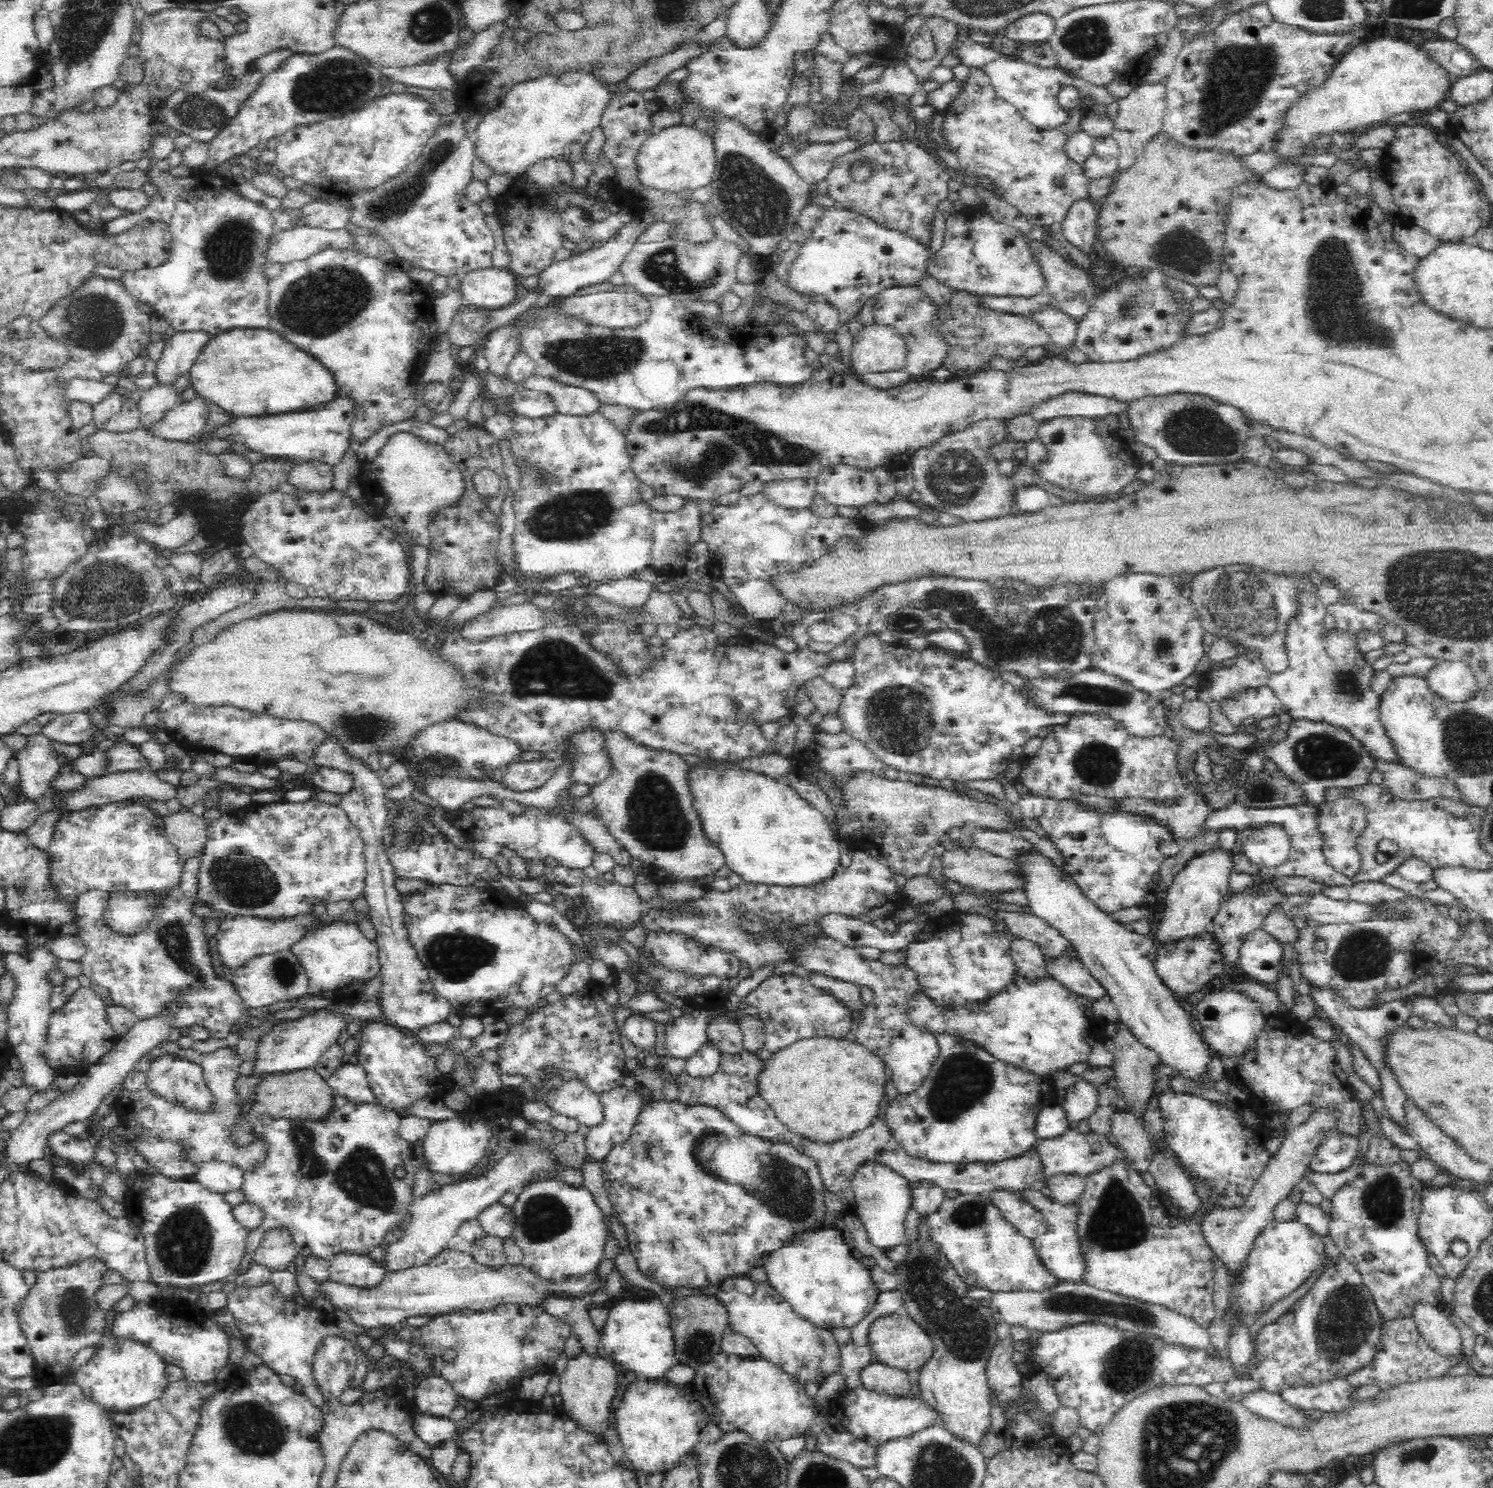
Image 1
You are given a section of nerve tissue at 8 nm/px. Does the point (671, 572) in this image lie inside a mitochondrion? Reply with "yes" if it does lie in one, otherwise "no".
no

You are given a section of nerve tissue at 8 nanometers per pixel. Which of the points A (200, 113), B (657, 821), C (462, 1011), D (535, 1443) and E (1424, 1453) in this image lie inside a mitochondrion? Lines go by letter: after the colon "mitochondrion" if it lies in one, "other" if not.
A: mitochondrion
B: mitochondrion
C: other
D: other
E: mitochondrion

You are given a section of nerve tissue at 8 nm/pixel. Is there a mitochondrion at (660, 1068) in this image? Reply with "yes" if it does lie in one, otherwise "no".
no

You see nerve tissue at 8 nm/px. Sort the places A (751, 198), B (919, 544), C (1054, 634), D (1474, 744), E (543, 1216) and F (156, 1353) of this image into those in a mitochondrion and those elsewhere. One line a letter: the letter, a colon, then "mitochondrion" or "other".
A: mitochondrion
B: other
C: mitochondrion
D: mitochondrion
E: mitochondrion
F: other

